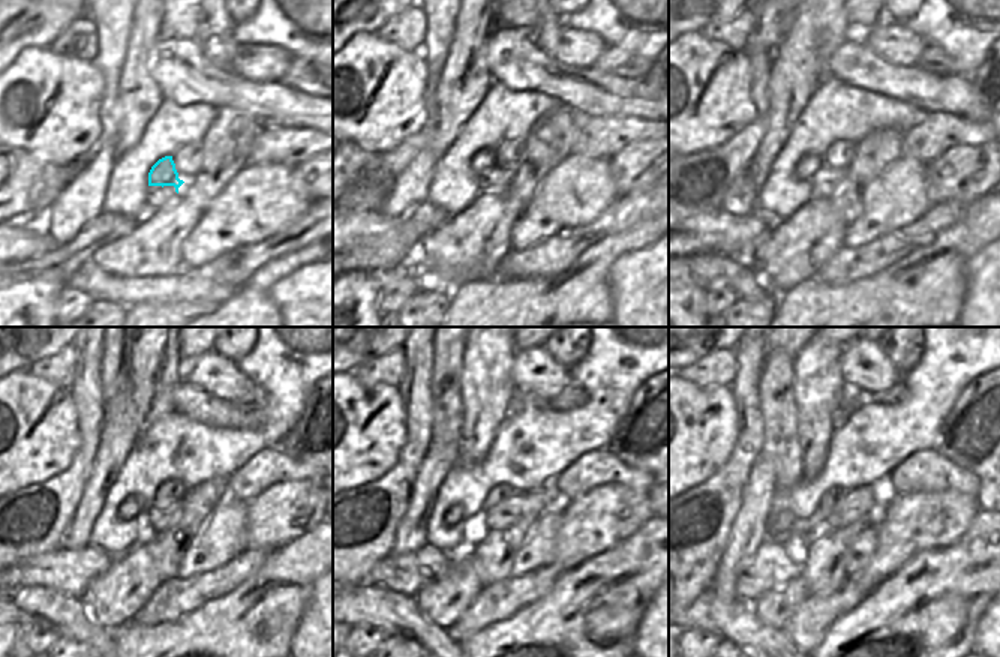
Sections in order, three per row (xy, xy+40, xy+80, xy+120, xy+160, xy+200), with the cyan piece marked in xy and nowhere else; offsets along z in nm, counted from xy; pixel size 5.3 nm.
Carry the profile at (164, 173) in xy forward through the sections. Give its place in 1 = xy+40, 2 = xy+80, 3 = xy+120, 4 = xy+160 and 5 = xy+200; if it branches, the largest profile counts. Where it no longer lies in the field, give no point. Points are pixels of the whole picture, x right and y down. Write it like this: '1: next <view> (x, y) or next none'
1: next xy+40 (485, 159)
2: next xy+80 (805, 170)
3: next xy+120 (129, 509)
4: next xy+160 (456, 513)
5: next xy+200 (781, 524)

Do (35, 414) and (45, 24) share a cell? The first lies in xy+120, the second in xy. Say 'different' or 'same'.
different

